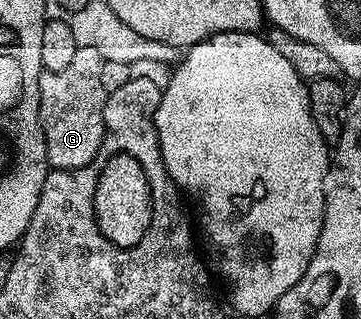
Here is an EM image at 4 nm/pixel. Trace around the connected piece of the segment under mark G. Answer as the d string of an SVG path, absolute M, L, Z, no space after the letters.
M79 47L72 63L61 73L44 71L39 76L39 120L45 133L47 162L54 170L72 171L89 165L107 136L103 110L109 93L101 85L103 61L97 49Z

